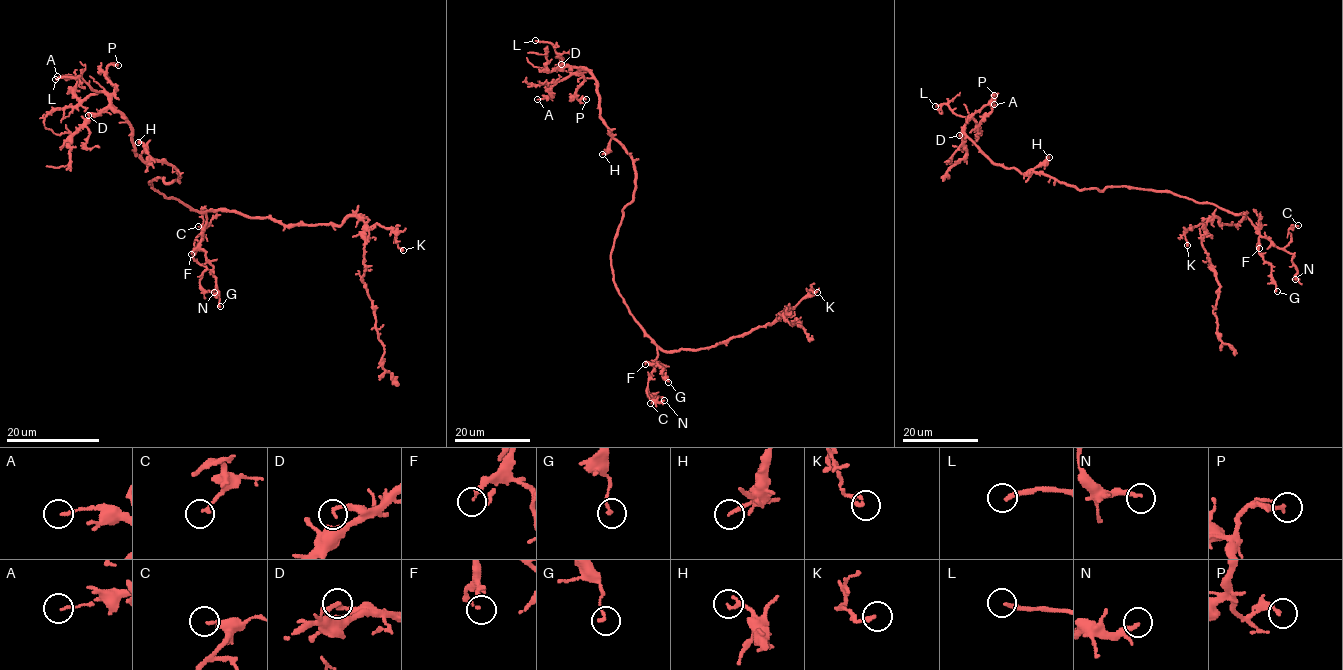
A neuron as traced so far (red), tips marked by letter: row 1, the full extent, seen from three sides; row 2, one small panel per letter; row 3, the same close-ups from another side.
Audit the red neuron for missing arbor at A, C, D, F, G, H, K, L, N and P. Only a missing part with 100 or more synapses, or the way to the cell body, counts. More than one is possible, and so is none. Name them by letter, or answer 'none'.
L

